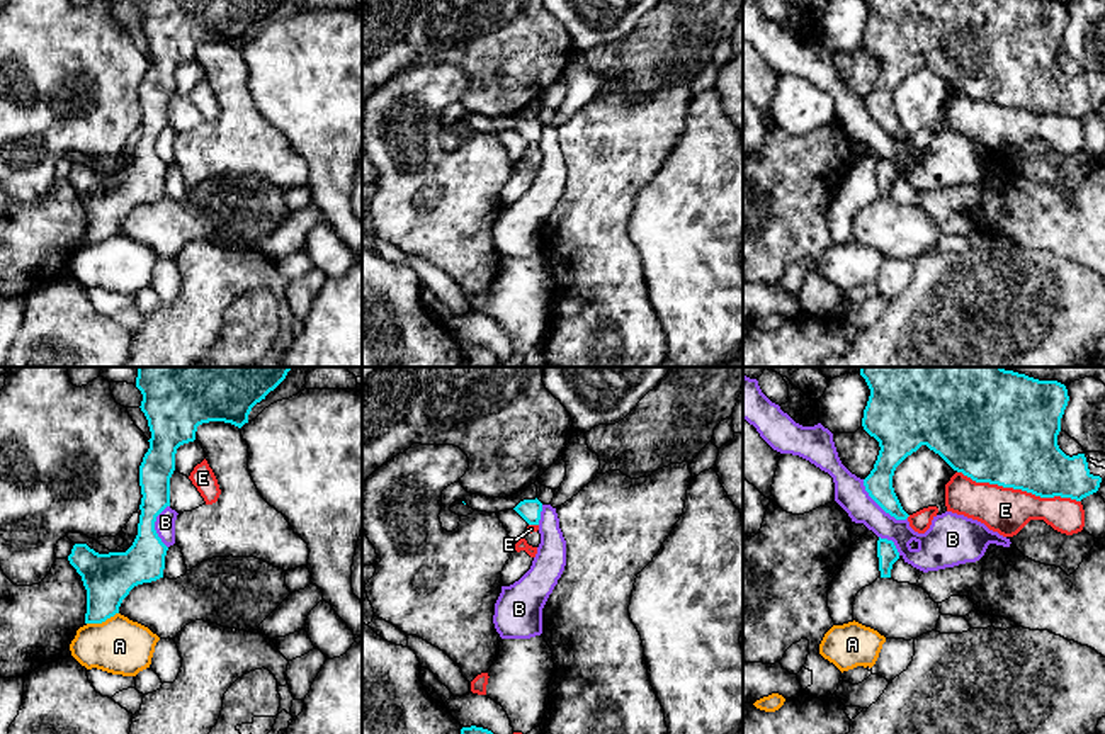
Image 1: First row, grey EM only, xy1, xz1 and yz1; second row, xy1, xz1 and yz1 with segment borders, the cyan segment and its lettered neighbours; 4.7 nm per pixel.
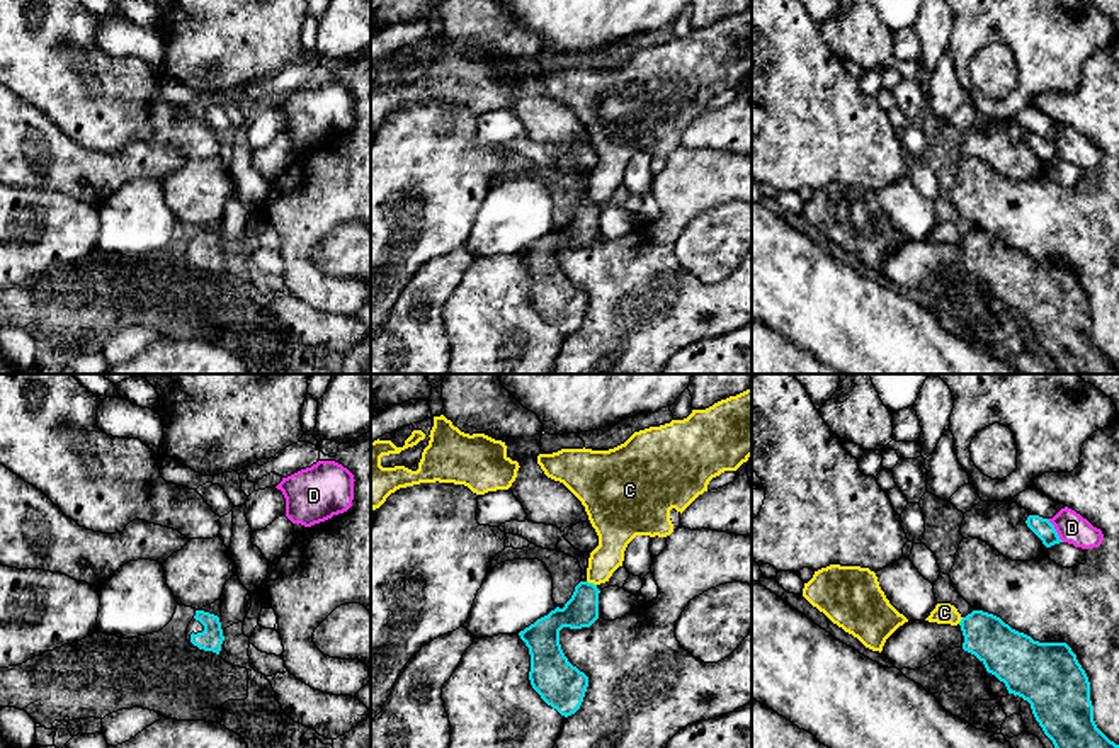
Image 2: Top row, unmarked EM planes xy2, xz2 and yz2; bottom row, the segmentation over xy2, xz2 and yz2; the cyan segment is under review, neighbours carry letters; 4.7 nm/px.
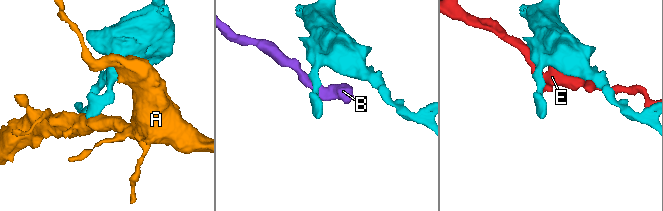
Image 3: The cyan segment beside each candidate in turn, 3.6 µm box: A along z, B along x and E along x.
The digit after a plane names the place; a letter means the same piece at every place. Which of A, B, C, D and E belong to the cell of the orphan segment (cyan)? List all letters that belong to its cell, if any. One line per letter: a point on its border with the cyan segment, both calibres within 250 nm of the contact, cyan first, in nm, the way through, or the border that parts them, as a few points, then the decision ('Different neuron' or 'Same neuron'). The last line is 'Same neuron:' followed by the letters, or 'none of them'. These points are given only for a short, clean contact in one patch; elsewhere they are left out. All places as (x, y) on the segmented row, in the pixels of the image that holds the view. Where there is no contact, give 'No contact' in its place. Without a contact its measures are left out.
A: Touches cyan at xy1 (102, 621). Thickness 240 nm (cyan) against 260 nm. Boundary: xy1 (118, 612), (101, 622), (87, 624). Different neuron
B: Touches cyan at yz1 (881, 507). Thickness 130 nm (cyan) against 150 nm. Boundary: yz1 (862, 479), (864, 490), (886, 512), (896, 519), (906, 519). Different neuron
C: Touches cyan at xz2 (592, 583). Thickness 160 nm (cyan) against 150 nm. Boundary: xz2 (587, 580), (596, 585). Different neuron
D: Touches cyan at yz2 (1055, 531). Thickness 90 nm (cyan) against 150 nm. Different neuron
E: Touches cyan at yz1 (1019, 488). Thickness 460 nm (cyan) against 220 nm. Different neuron
Same neuron: none of them

